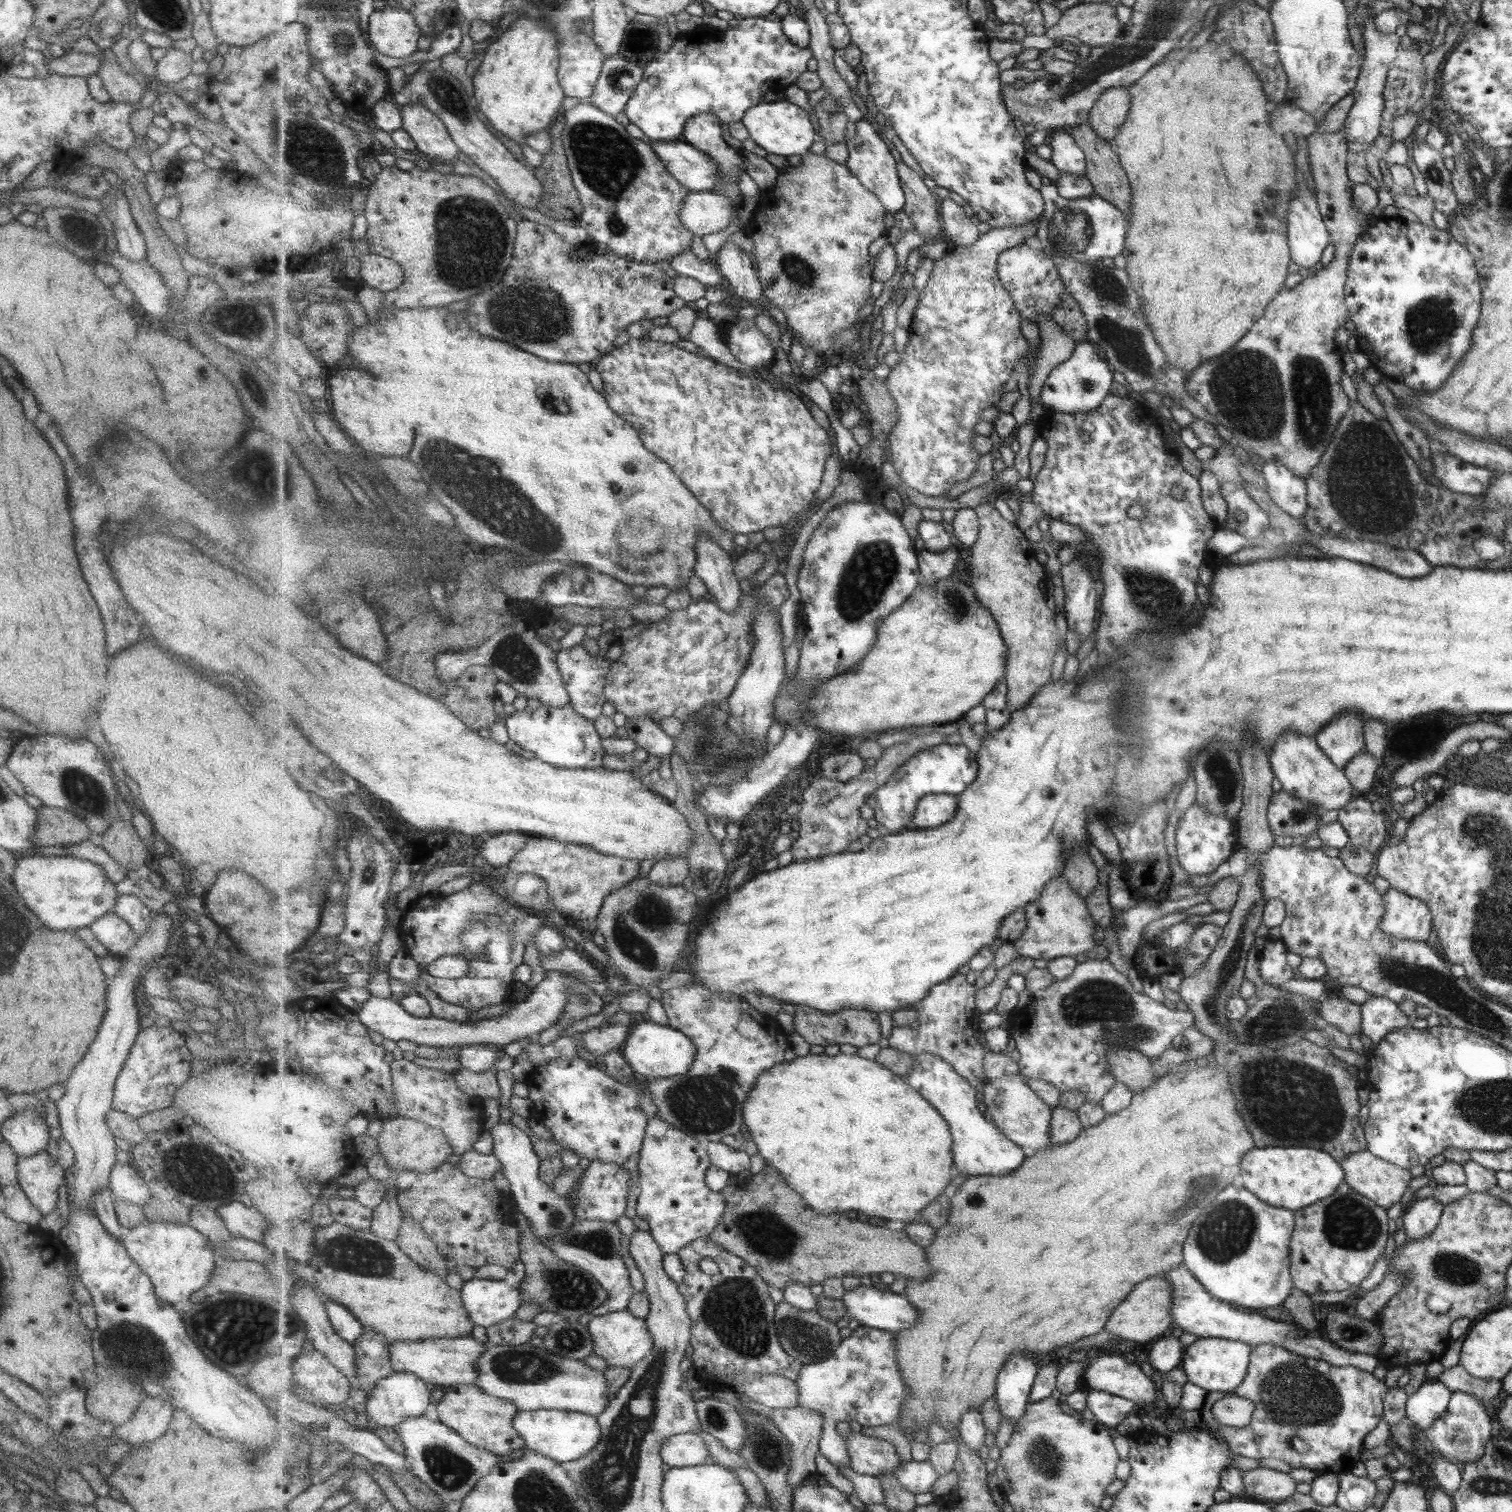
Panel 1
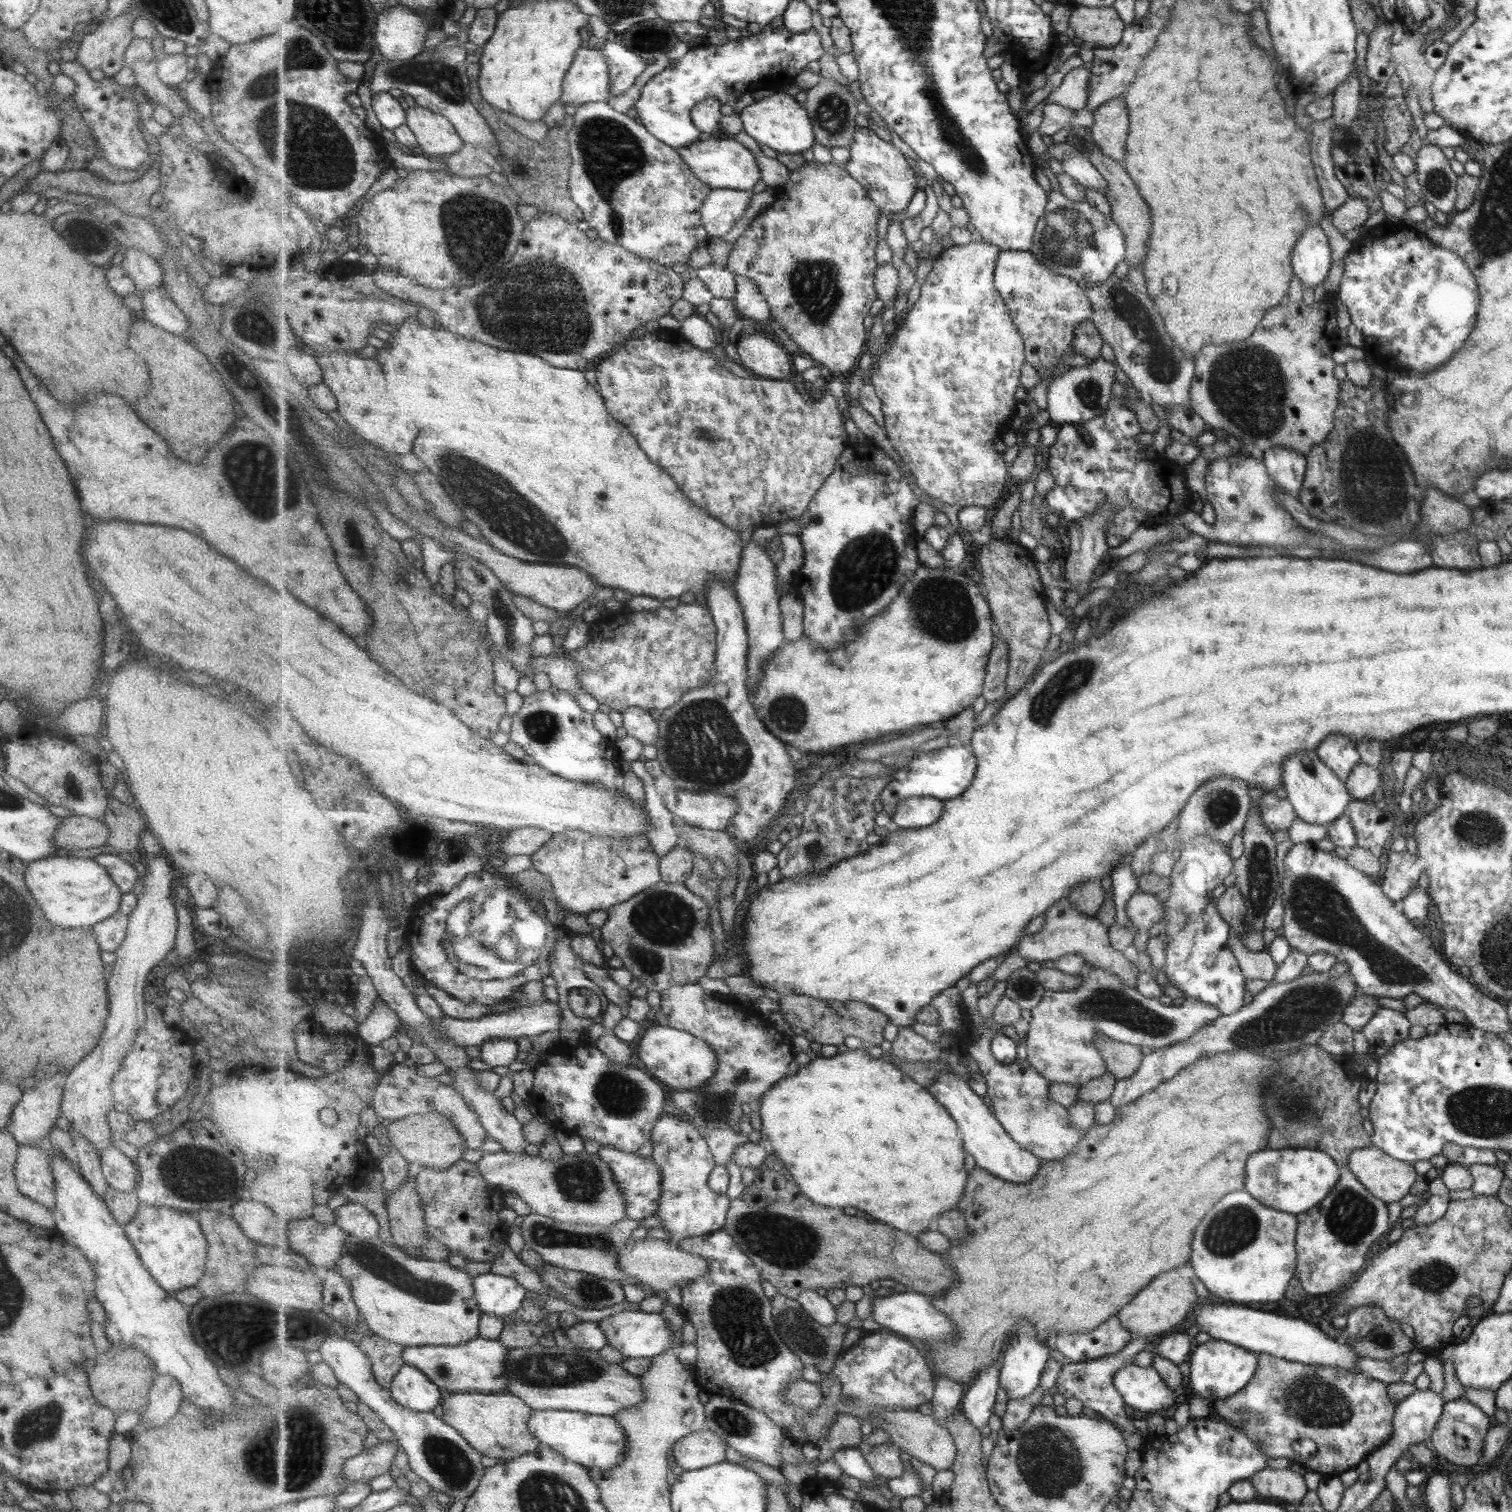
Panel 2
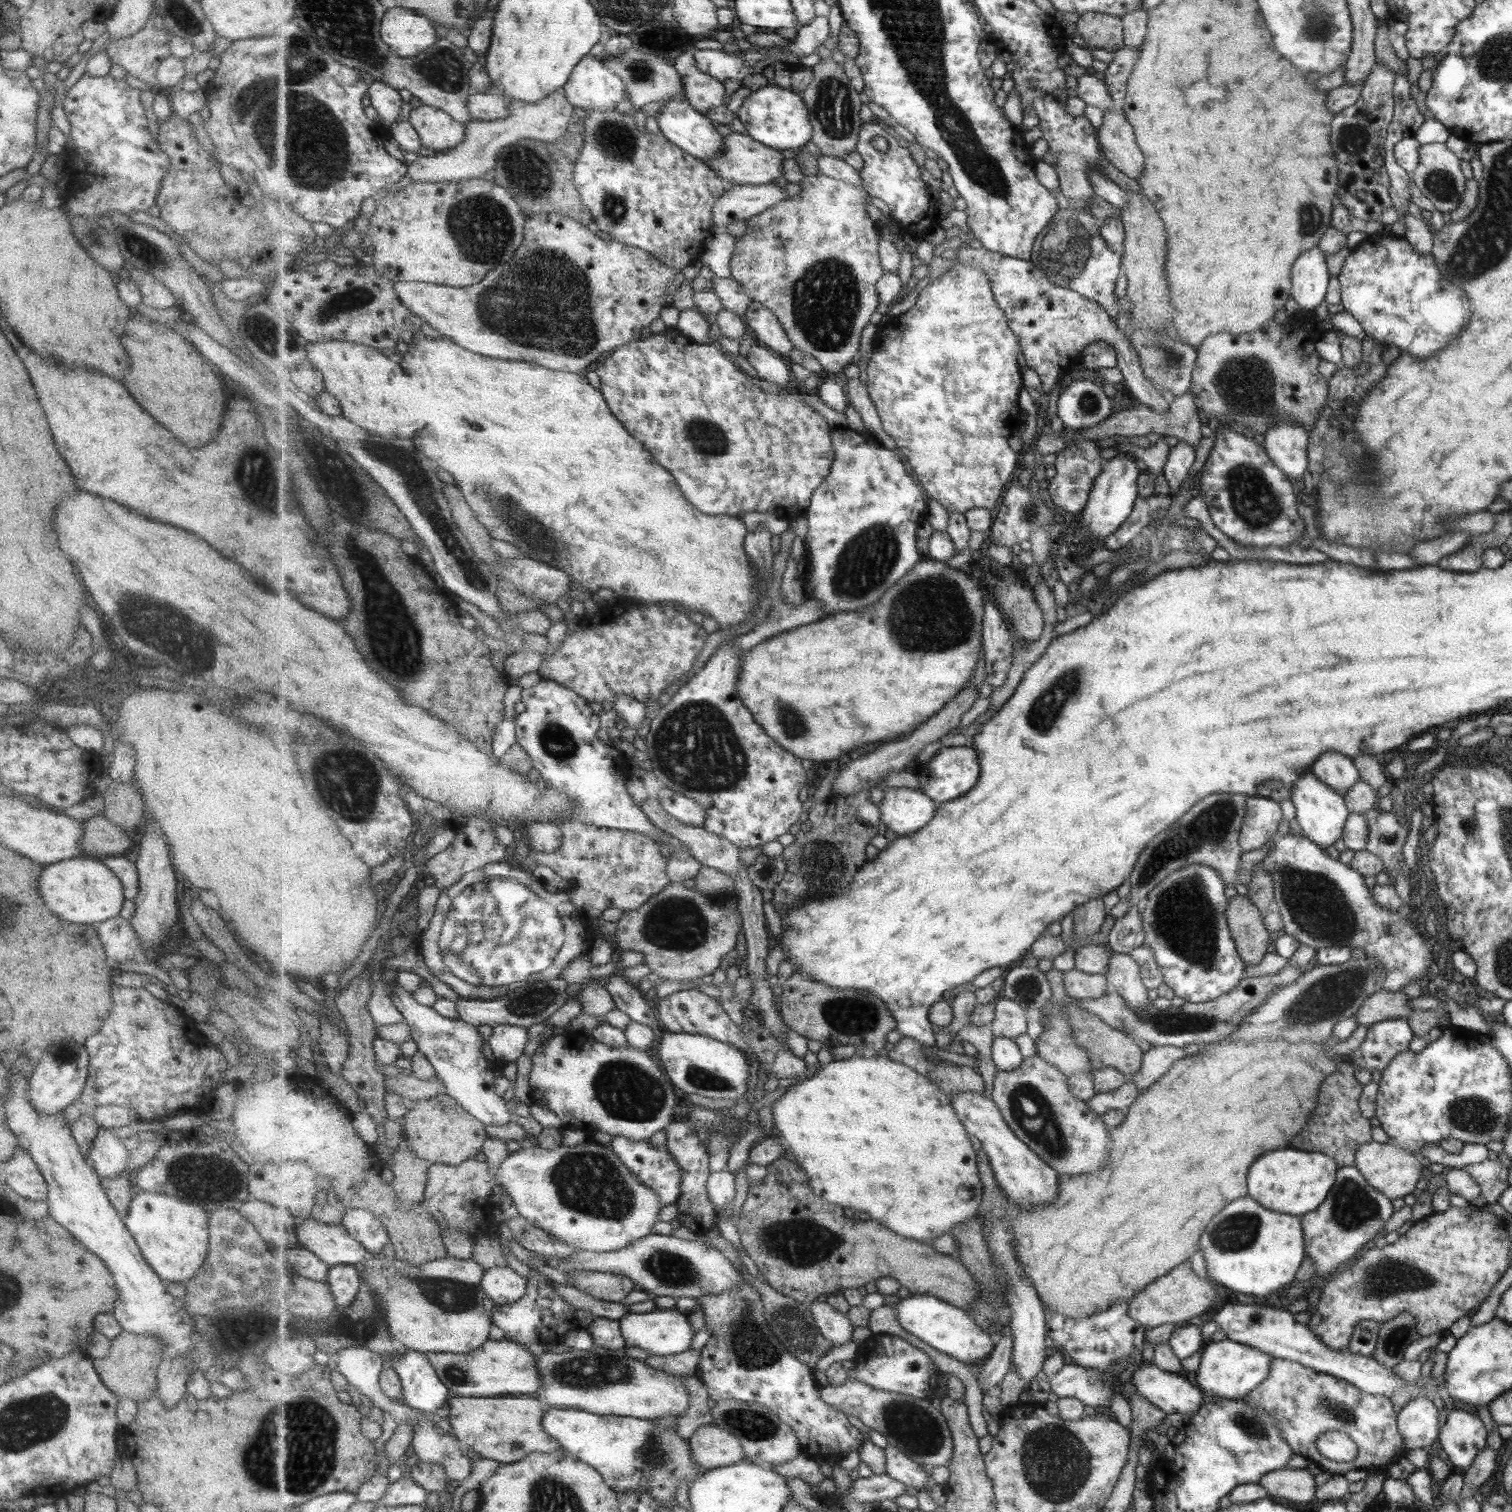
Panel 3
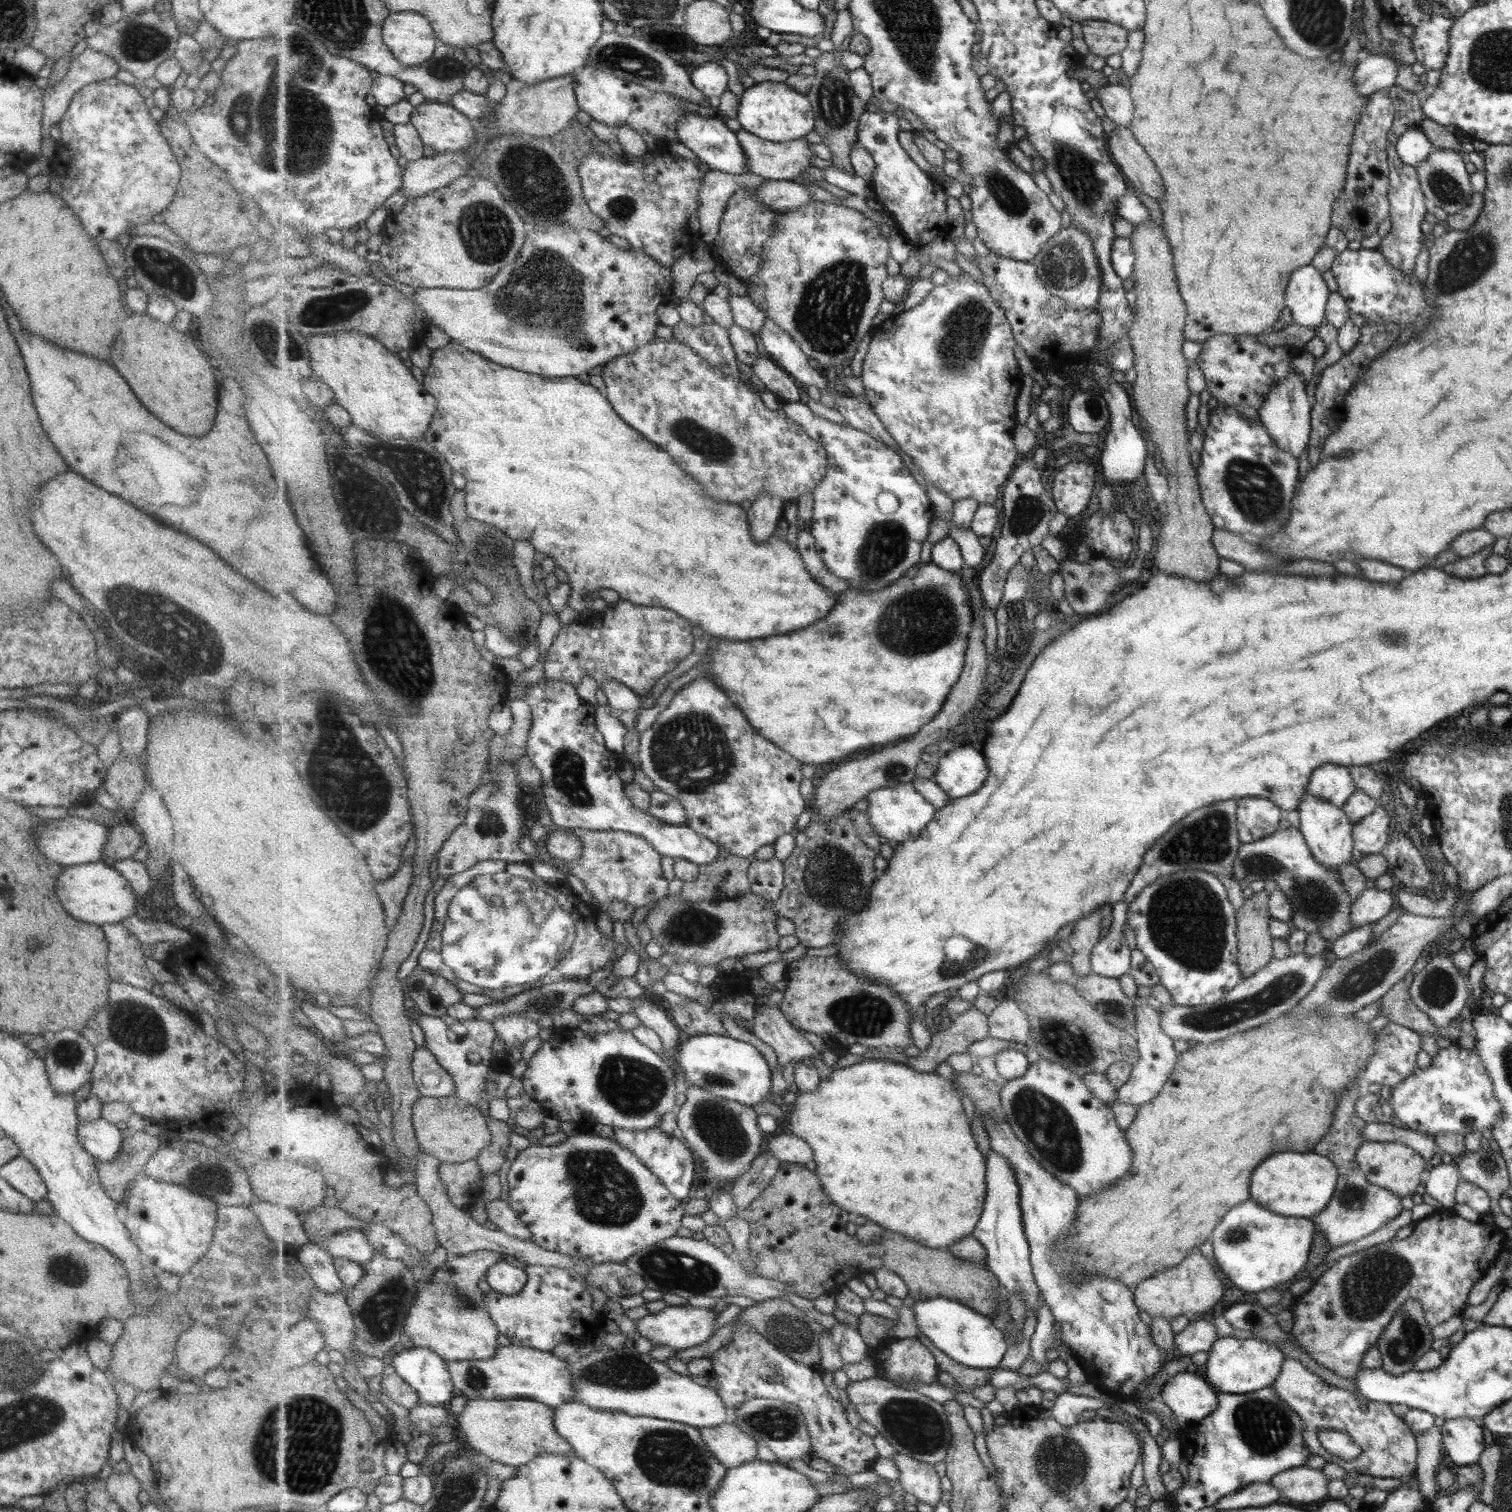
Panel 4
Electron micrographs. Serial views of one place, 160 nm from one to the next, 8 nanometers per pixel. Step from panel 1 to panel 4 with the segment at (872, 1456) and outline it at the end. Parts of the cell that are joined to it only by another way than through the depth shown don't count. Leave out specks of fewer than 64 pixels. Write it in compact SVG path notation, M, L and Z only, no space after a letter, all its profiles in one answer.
M895 1453L893 1459L899 1467L899 1481L906 1492L931 1506L939 1501L947 1501L942 1489L942 1477L936 1471L936 1465L919 1462L901 1453Z

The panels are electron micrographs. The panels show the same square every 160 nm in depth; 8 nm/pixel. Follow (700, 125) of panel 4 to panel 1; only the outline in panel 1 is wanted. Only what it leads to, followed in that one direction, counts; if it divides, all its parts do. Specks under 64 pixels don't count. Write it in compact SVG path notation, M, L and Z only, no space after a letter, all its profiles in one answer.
M777 17L742 18L740 23L735 23L735 28L726 31L713 29L705 34L683 34L667 52L658 51L645 64L643 80L627 103L624 114L651 141L682 140L688 120L703 113L716 114L728 125L742 122L750 108L762 103L763 94L796 84L797 79L809 70L807 62L811 58L814 58L812 49L793 44L784 33L782 19Z

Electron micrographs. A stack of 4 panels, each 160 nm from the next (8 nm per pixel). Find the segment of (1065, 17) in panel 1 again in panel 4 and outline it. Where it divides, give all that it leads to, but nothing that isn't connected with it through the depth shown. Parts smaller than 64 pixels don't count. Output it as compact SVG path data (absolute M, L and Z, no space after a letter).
M1092 20L1081 21L1084 44L1088 46L1088 52L1095 56L1106 58L1110 54L1117 54L1124 50L1127 44L1128 29L1121 28L1120 25L1111 24L1105 21Z

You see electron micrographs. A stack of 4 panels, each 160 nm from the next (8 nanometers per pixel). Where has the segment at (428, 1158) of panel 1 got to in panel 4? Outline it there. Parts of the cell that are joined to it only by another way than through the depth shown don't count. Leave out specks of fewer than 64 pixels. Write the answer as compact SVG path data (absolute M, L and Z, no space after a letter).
M456 1094L448 1097L422 1096L414 1108L413 1124L420 1149L433 1155L441 1163L461 1164L475 1160L479 1158L479 1150L491 1146L488 1117Z

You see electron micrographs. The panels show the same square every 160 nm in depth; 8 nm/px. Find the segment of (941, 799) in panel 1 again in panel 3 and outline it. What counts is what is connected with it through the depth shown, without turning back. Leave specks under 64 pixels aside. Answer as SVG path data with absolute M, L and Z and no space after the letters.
M885 788L880 804L881 820L899 836L925 828L938 814L939 805L931 796L912 788Z

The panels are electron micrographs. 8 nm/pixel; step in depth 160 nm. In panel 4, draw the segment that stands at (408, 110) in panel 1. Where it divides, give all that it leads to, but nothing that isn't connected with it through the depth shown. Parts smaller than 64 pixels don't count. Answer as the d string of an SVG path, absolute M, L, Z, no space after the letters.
M427 102L415 107L412 123L417 127L422 141L438 153L456 153L472 146L476 140L476 128L472 120L453 105Z

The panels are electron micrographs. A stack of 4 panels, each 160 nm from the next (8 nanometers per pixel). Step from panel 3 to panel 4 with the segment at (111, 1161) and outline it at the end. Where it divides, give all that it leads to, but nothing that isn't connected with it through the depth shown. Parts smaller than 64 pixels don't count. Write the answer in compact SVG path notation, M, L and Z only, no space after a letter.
M99 1117L87 1124L79 1122L76 1137L95 1162L107 1163L115 1159L125 1134L114 1124Z

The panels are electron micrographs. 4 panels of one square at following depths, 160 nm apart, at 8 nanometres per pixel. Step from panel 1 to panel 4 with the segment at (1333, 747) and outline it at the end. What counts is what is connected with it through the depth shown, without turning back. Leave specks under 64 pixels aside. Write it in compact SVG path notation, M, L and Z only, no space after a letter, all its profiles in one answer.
M1327 763L1312 772L1305 793L1342 808L1356 789L1348 767Z

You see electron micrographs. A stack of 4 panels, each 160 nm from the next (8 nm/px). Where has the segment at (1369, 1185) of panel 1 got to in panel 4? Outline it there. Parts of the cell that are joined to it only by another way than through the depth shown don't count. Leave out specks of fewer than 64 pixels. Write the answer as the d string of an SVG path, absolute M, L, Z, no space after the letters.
M1371 1141L1363 1142L1356 1153L1358 1172L1373 1185L1378 1188L1387 1189L1388 1192L1399 1197L1407 1194L1415 1194L1415 1186L1419 1184L1419 1174L1425 1168L1425 1162L1416 1150L1409 1148L1408 1145L1400 1142Z

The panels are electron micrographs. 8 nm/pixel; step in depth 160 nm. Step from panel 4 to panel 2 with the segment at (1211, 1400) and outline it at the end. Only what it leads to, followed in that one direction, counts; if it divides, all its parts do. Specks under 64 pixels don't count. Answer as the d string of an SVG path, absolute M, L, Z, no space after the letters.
M1133 1363L1117 1368L1111 1377L1123 1402L1136 1413L1169 1408L1173 1404L1172 1389L1164 1383L1153 1367L1133 1366Z

